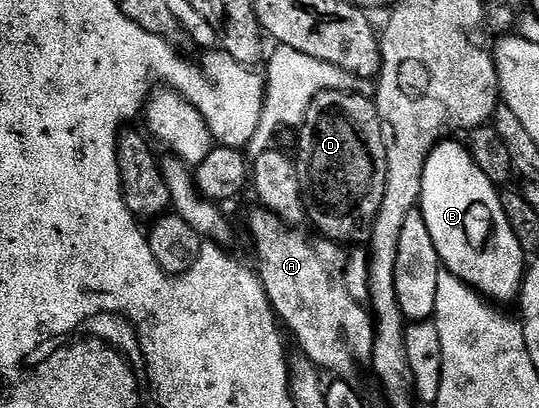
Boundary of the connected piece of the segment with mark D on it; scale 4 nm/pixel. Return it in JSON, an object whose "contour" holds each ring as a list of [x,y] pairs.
{"contour":[[[330,89],[328,92],[320,93],[314,98],[306,110],[304,123],[298,128],[298,147],[300,156],[295,157],[296,169],[300,175],[300,185],[304,191],[304,207],[307,219],[321,233],[321,237],[337,242],[344,240],[356,240],[352,242],[364,242],[372,235],[372,227],[378,218],[378,210],[382,206],[382,194],[386,194],[386,142],[382,138],[382,122],[378,118],[375,99],[371,95],[364,95],[360,92],[343,92],[338,89]]]}

